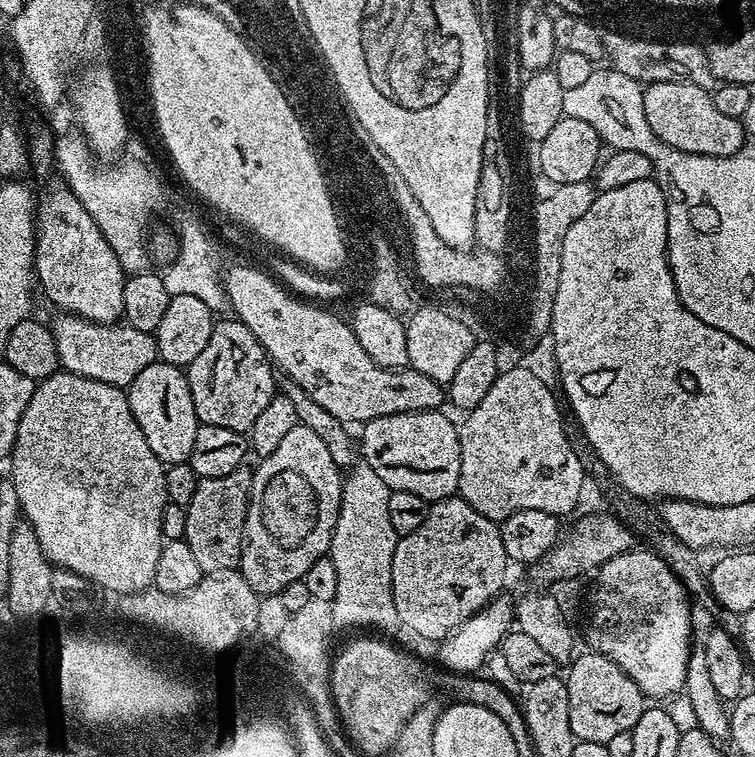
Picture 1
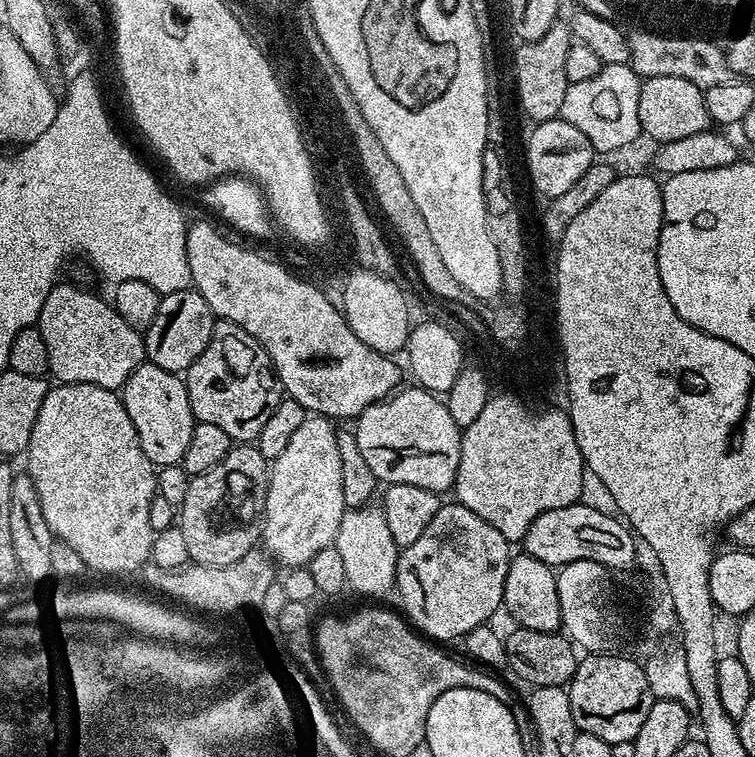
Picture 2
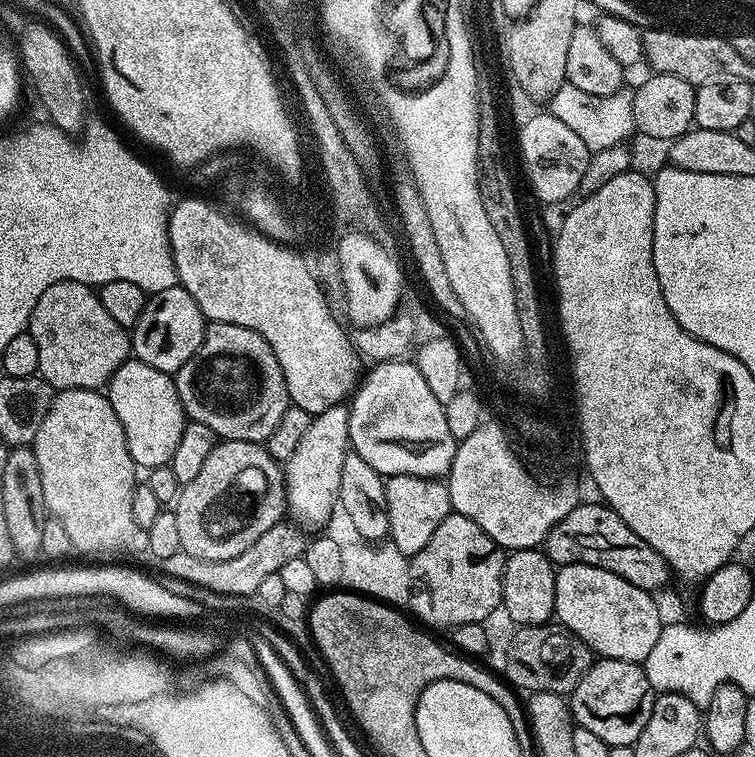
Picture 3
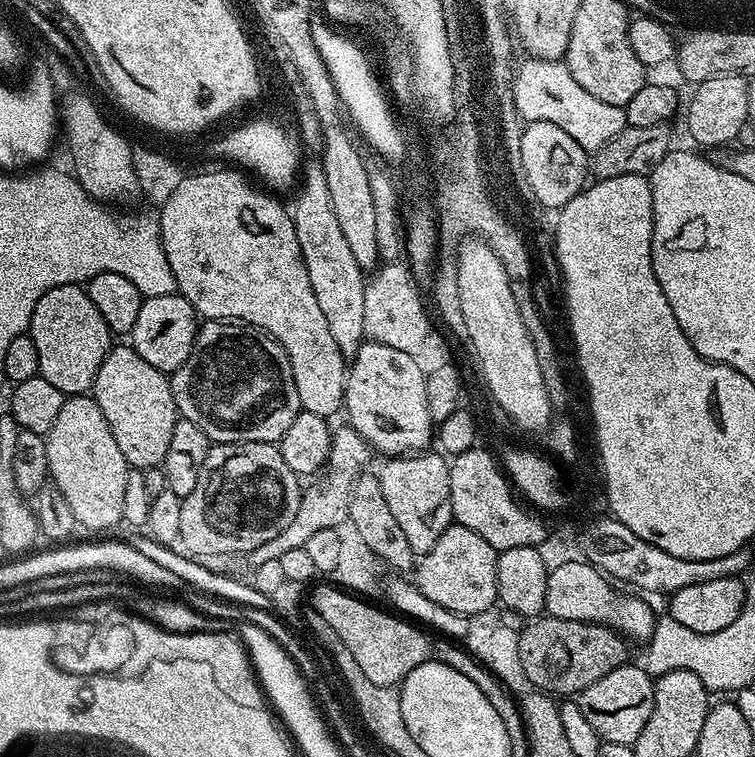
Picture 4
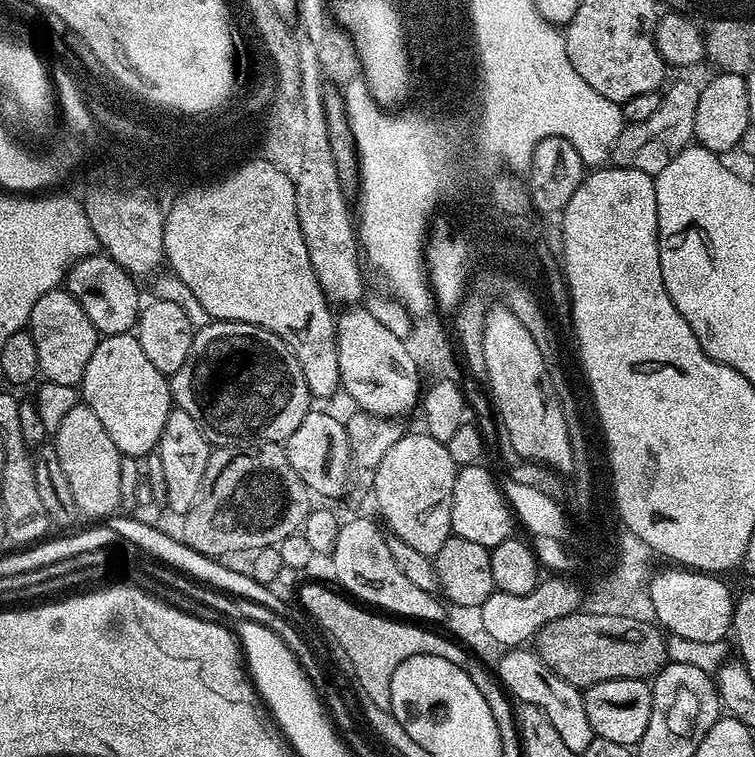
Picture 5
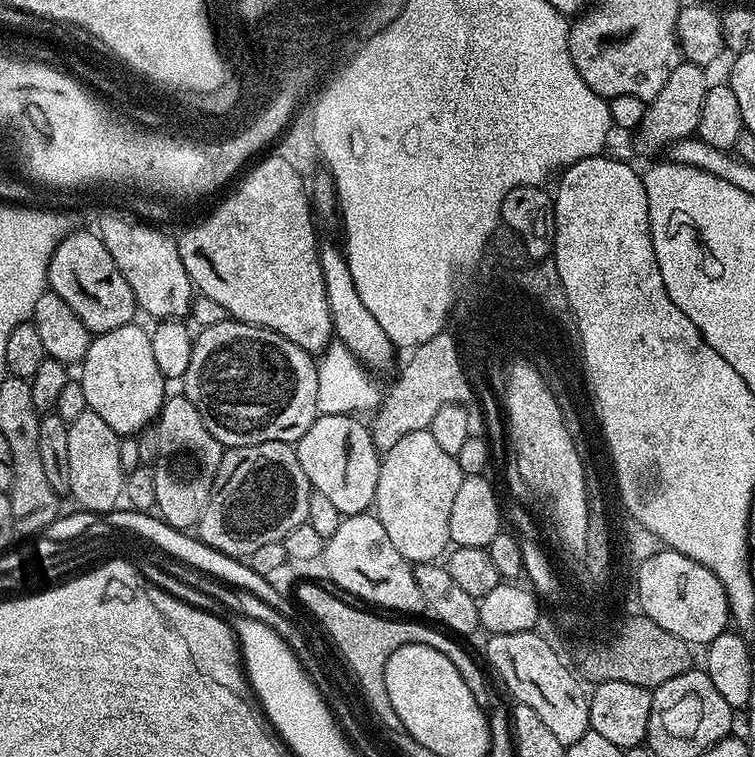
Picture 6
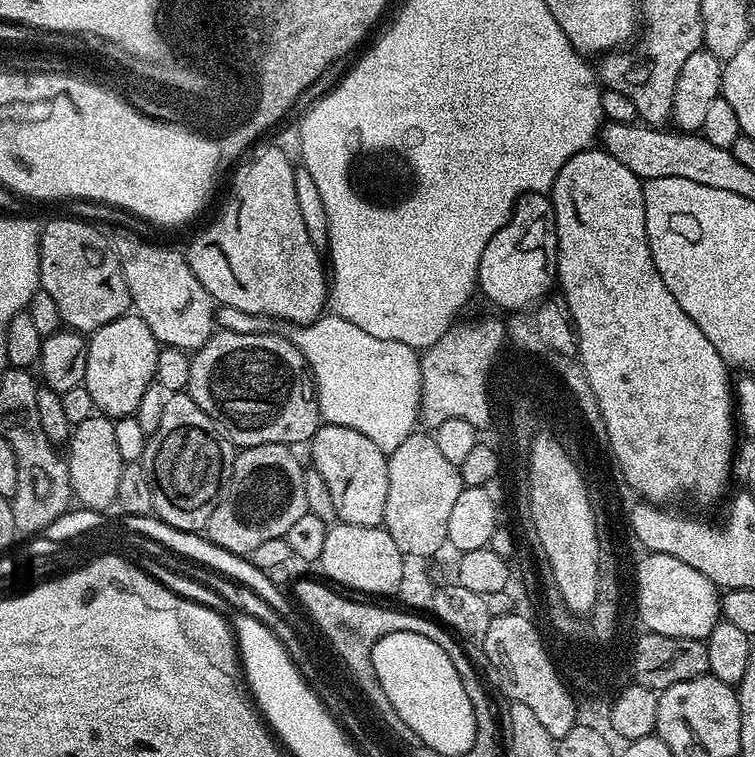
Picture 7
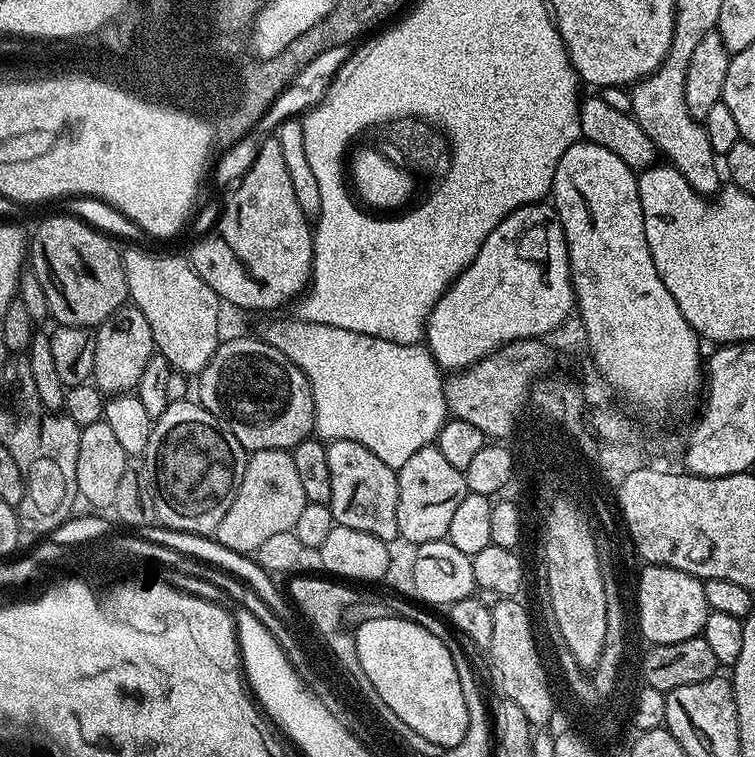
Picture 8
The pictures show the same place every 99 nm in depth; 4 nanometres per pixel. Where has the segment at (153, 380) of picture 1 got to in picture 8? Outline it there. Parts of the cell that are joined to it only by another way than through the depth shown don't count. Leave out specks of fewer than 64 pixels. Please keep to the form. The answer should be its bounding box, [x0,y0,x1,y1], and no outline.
[92,306,154,394]

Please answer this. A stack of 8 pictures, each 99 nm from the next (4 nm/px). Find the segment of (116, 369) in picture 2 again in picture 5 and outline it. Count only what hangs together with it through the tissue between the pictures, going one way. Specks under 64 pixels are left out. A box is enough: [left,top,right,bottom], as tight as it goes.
[27,287,98,388]

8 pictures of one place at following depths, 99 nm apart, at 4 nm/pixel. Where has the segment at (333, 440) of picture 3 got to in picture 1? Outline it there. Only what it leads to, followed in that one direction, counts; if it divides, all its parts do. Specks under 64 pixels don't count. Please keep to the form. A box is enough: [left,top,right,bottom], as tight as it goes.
[238,423,343,596]

